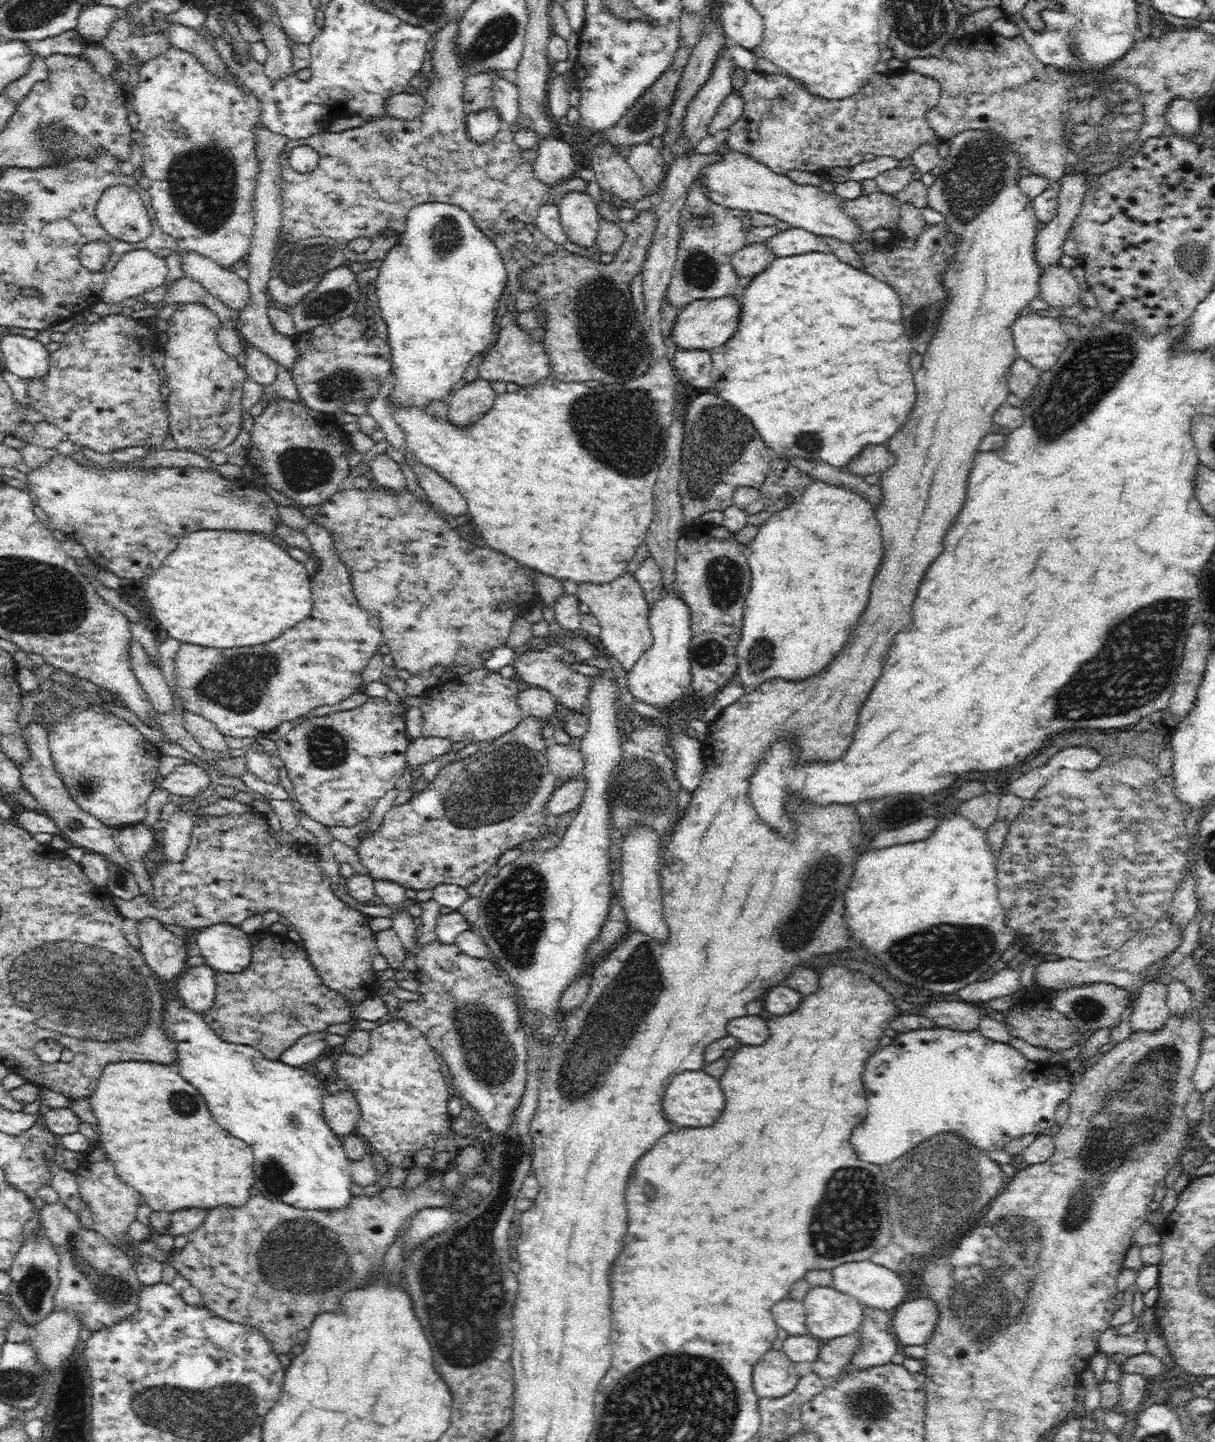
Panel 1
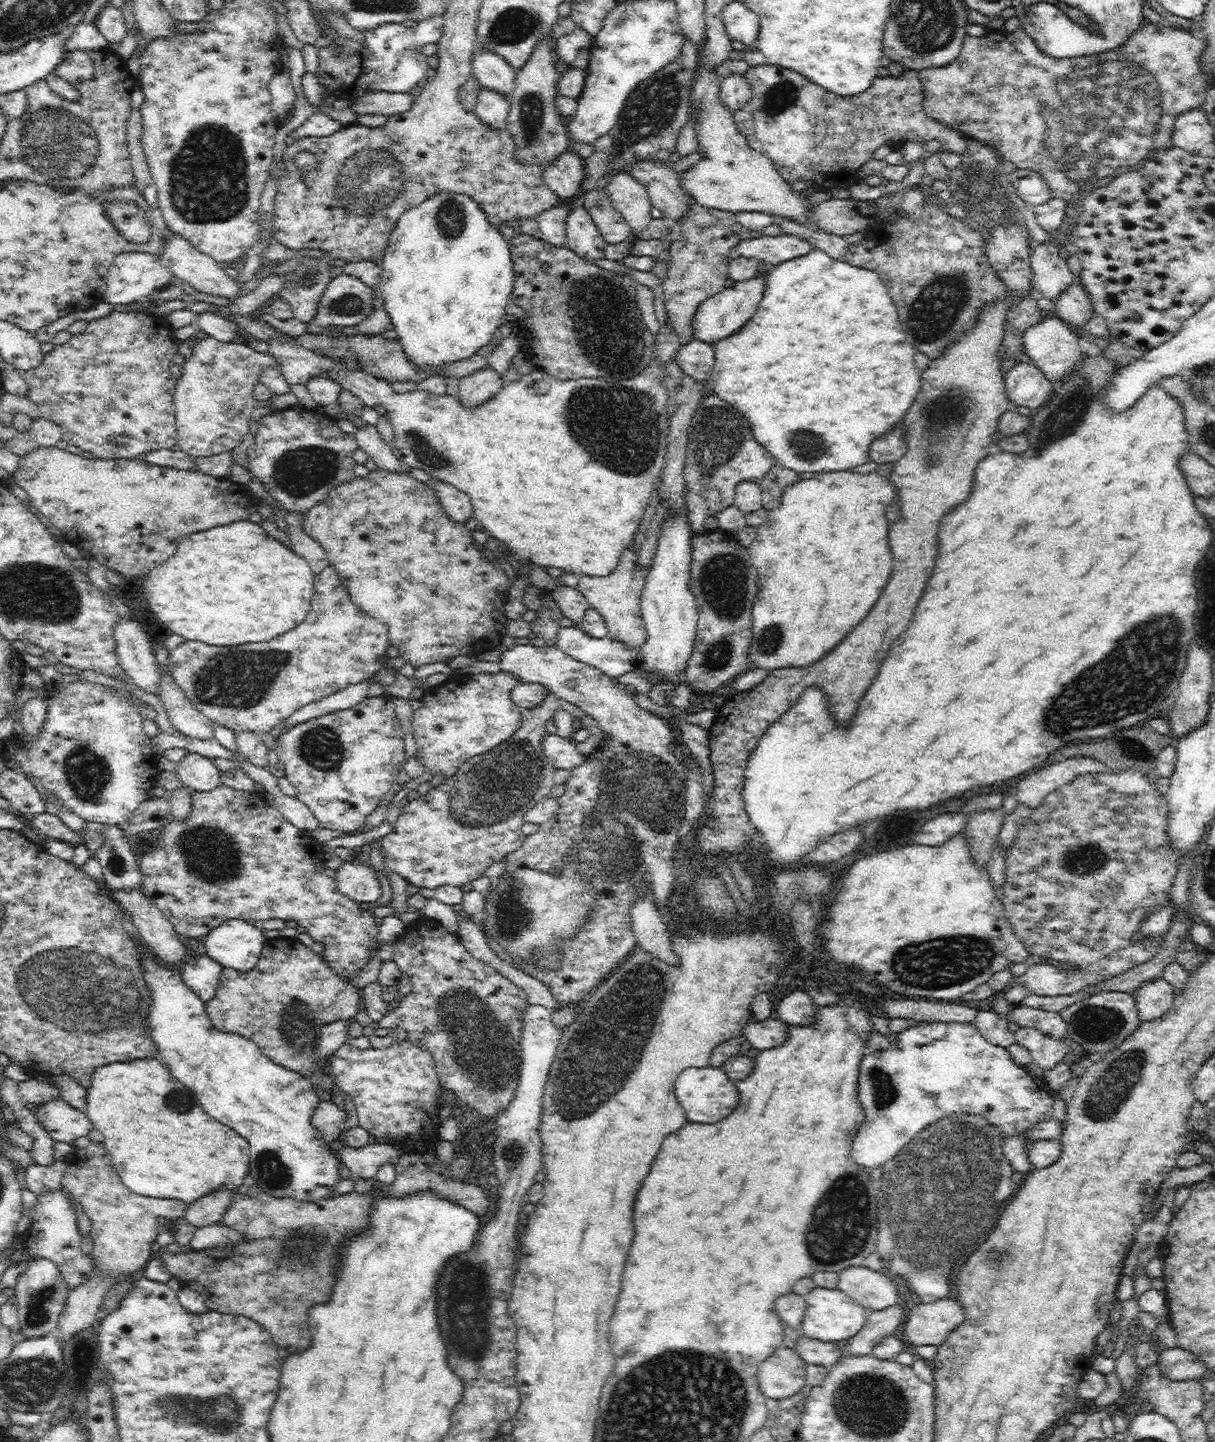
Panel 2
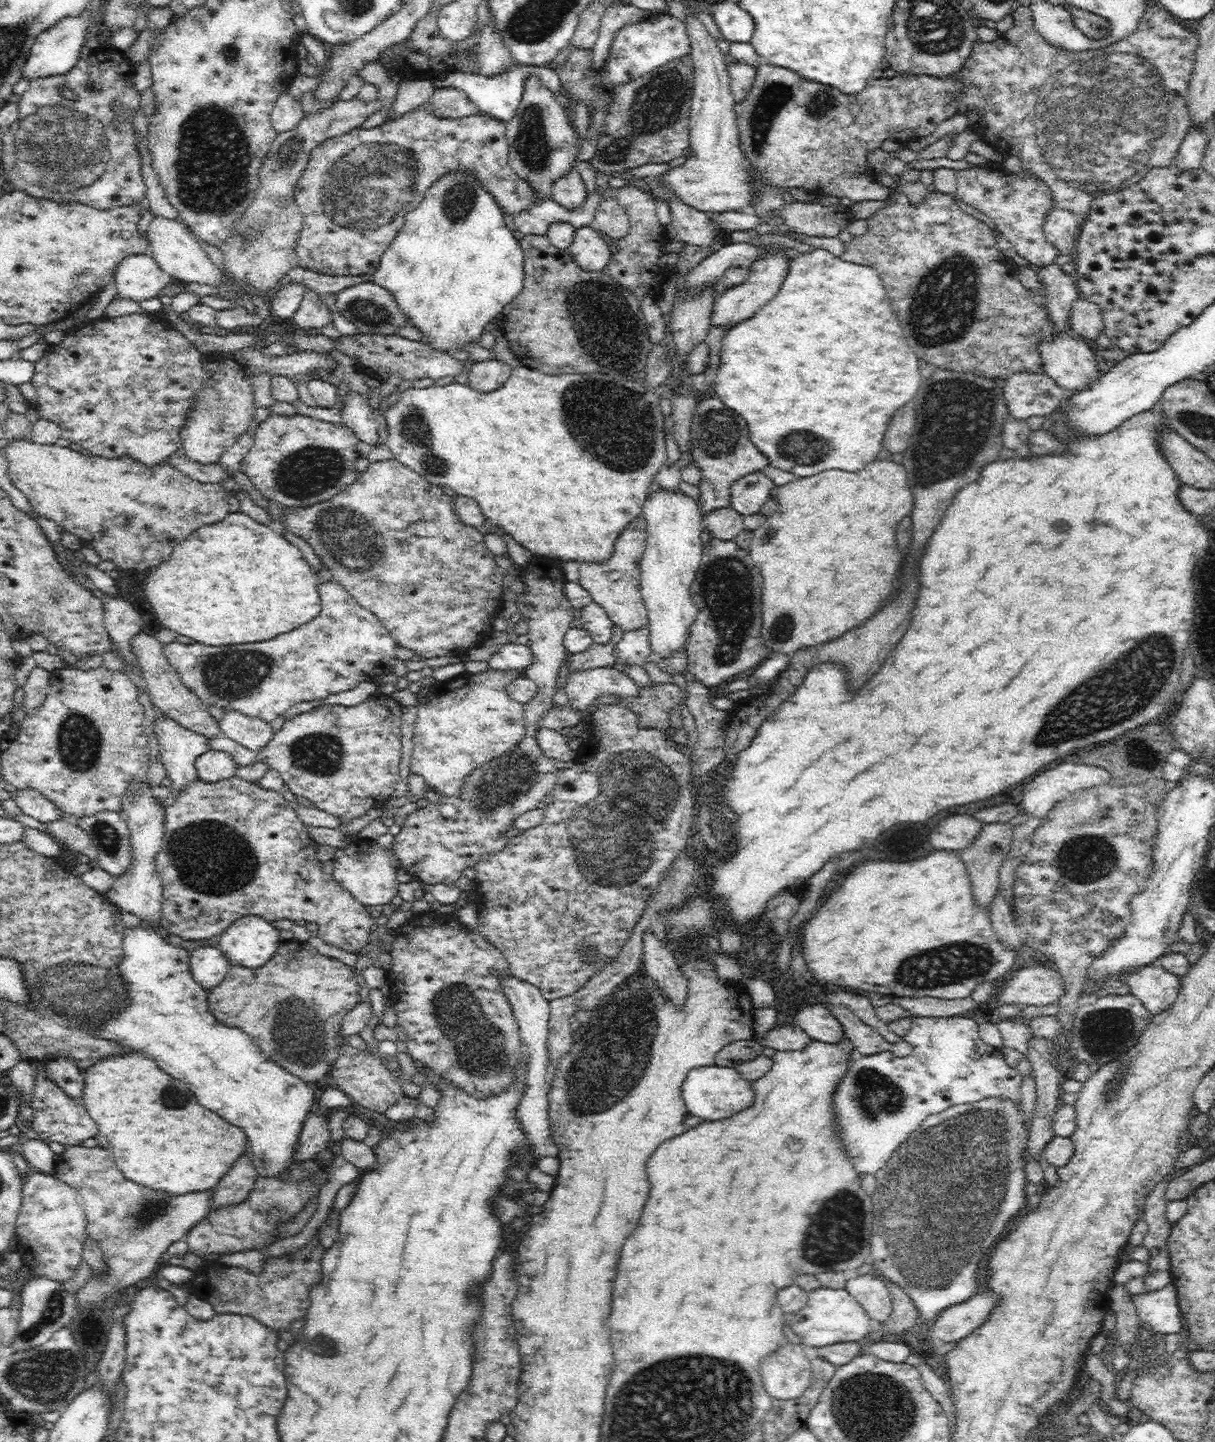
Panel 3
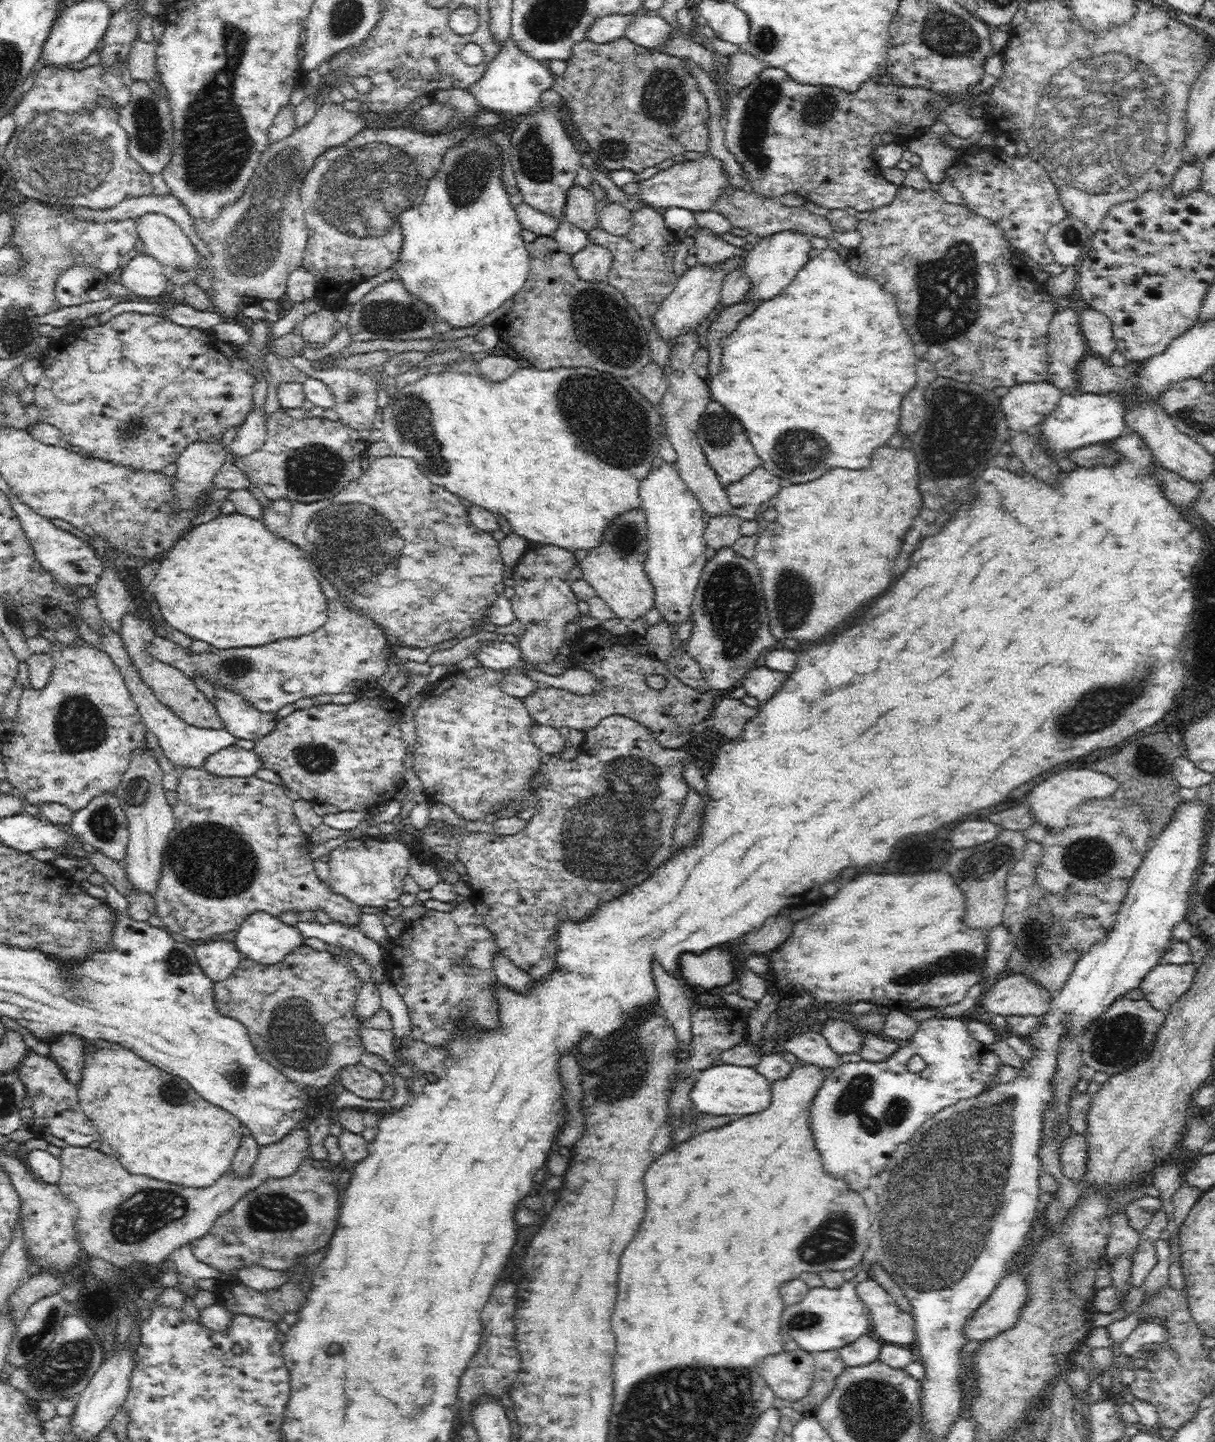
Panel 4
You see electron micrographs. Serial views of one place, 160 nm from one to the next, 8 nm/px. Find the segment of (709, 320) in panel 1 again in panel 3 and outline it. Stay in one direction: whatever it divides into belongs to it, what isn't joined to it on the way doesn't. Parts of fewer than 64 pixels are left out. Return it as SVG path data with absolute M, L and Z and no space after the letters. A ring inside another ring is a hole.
M768 245L765 247L765 253L749 266L749 280L740 286L727 288L721 295L714 298L710 323L717 327L732 328L740 324L742 320L754 316L754 312L758 308L762 308L767 302L770 302L771 298L774 298L774 295L778 294L788 275L791 259L788 255L784 255L784 247L782 246Z

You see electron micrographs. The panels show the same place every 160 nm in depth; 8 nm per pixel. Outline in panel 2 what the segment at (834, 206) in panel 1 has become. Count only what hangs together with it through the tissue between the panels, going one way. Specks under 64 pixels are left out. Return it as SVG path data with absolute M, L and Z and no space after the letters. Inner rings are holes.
M701 66L695 74L692 101L695 103L695 129L698 136L698 152L702 158L682 174L681 186L700 206L726 210L730 213L762 212L776 218L790 218L805 225L814 225L810 208L832 199L830 190L817 190L808 198L792 190L790 183L778 173L766 156L750 148L746 138L738 131L733 113L720 101L718 74L714 69Z

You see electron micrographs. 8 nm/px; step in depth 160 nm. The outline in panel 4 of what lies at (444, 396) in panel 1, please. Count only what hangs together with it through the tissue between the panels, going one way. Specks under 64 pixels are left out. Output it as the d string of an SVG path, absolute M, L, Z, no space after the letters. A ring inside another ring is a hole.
M472 126L472 129L474 129L474 132L470 135L470 138L466 138L464 143L460 143L460 146L454 146L454 148L450 148L450 150L446 152L446 156L444 156L444 160L442 160L442 166L440 166L441 170L429 181L422 204L420 204L418 208L406 210L400 214L398 223L401 225L403 242L398 260L396 260L392 266L392 270L395 273L393 279L402 282L408 292L420 297L424 303L428 303L430 307L434 308L436 318L450 323L450 328L452 329L476 325L487 314L492 314L492 311L500 308L504 302L510 301L525 285L530 272L530 255L522 239L523 228L522 225L520 225L520 221L518 221L515 208L510 202L510 195L506 193L506 189L504 189L502 179L503 152L501 152L499 146L497 146L488 135L484 135L484 133L480 131L480 129L488 128Z

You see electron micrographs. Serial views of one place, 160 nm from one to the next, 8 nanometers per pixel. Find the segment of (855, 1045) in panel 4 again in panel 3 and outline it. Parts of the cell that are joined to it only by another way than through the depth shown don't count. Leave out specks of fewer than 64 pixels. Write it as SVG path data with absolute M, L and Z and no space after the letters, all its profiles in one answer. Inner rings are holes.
M818 1002L802 1004L798 1010L794 1010L794 1022L806 1031L806 1034L820 1042L840 1042L845 1036L844 1029L836 1015L828 1009L828 1006Z

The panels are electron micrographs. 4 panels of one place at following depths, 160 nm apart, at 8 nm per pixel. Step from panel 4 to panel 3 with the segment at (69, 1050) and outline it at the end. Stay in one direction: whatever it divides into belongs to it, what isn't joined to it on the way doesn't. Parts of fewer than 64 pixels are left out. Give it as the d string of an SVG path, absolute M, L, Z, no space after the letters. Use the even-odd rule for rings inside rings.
M58 1057L44 1063L46 1077L50 1077L58 1088L64 1090L64 1094L75 1100L82 1097L85 1076L70 1057Z

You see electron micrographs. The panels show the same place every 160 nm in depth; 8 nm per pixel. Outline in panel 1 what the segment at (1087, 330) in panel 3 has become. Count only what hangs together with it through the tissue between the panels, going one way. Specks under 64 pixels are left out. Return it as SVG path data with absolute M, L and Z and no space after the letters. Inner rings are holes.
M1060 263L1042 269L1043 274L1038 285L1038 292L1050 307L1068 308L1081 301L1080 284L1072 276L1072 270L1062 267Z

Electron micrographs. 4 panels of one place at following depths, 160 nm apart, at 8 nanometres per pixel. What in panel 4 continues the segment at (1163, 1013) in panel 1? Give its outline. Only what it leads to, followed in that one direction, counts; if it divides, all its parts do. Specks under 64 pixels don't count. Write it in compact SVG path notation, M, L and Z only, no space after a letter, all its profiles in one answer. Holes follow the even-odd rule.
M1158 964L1142 980L1143 998L1156 1010L1166 1011L1194 982L1197 966L1186 964Z

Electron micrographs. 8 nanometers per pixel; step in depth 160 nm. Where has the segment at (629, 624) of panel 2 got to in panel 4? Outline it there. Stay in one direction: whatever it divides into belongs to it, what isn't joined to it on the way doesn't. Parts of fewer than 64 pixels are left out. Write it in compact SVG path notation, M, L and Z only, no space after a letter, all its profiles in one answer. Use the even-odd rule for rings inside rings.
M640 506L617 514L612 522L612 528L604 534L604 542L579 561L583 579L592 585L595 594L612 609L615 617L626 622L636 621L654 607L654 587L643 565L648 552L646 513Z

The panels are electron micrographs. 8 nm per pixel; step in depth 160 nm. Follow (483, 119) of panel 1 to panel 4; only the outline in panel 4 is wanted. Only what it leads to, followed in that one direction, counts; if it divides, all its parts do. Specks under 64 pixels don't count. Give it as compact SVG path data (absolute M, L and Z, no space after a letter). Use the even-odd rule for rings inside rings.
M510 36L483 72L482 78L467 90L476 97L480 106L484 106L490 112L509 117L532 111L537 106L541 94L553 88L554 81L555 74L547 63L536 60L526 54L526 51L518 49L518 45Z

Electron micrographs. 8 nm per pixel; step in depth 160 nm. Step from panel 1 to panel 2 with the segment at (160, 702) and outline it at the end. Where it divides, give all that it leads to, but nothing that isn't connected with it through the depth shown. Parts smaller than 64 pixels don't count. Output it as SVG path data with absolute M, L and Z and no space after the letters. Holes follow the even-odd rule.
M122 618L114 626L116 657L124 673L144 692L160 696L162 686L161 670L155 658L155 652L138 620Z

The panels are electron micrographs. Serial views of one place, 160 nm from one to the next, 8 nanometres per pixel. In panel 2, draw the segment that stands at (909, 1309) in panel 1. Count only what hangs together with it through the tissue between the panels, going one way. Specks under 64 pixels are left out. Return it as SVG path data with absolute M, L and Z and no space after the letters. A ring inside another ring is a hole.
M953 1297L916 1305L903 1323L905 1340L916 1346L946 1342L948 1334L964 1322L964 1307Z

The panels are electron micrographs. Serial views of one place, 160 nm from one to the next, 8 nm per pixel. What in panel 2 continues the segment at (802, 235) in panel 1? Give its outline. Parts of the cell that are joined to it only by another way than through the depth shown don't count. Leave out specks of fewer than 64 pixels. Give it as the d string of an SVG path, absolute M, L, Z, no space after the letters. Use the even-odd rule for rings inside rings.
M793 234L762 235L741 240L732 252L731 258L732 256L747 256L774 266L780 264L780 262L786 262L786 260L808 254L813 249L813 246L807 240L798 238Z

